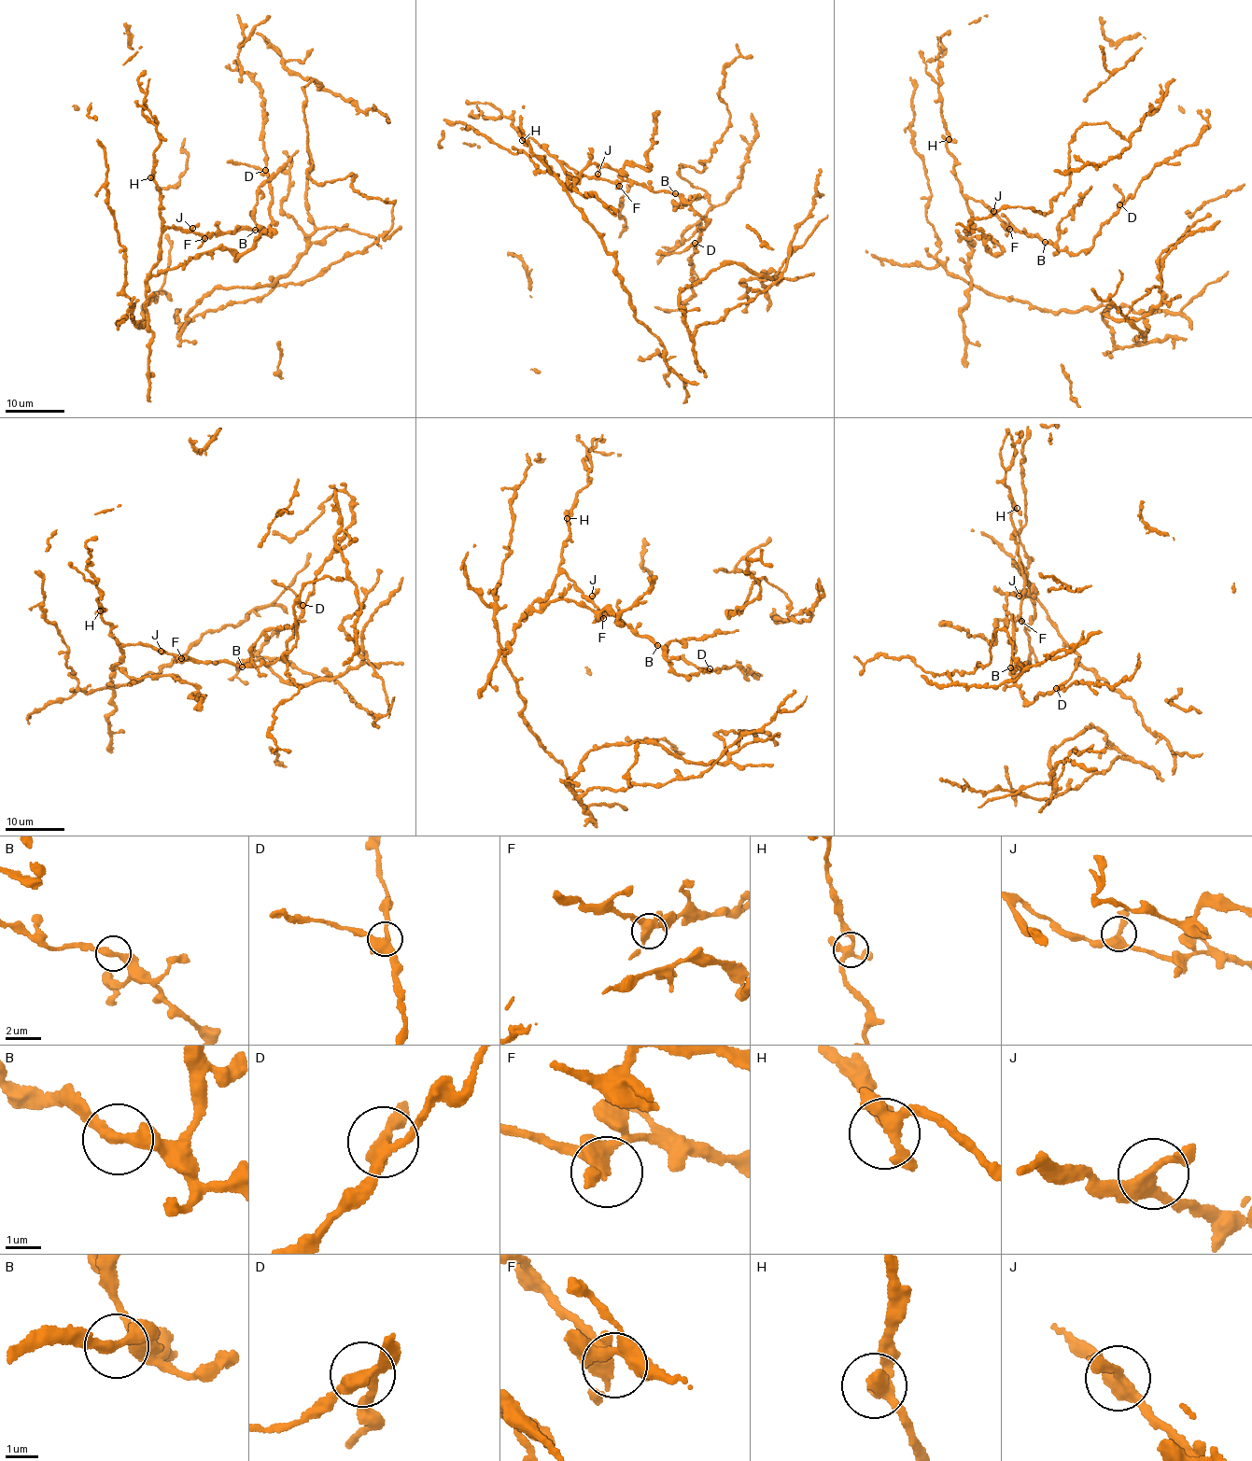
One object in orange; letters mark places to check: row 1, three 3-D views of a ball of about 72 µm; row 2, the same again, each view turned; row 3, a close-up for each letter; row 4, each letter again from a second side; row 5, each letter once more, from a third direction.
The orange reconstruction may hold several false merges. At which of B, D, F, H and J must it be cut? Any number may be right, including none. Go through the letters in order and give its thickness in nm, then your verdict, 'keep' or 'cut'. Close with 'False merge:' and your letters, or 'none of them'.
B: 300 nm | keep
D: 360 nm | keep
F: 360 nm | keep
H: 320 nm | keep
J: 280 nm | keep
False merge: none of them

